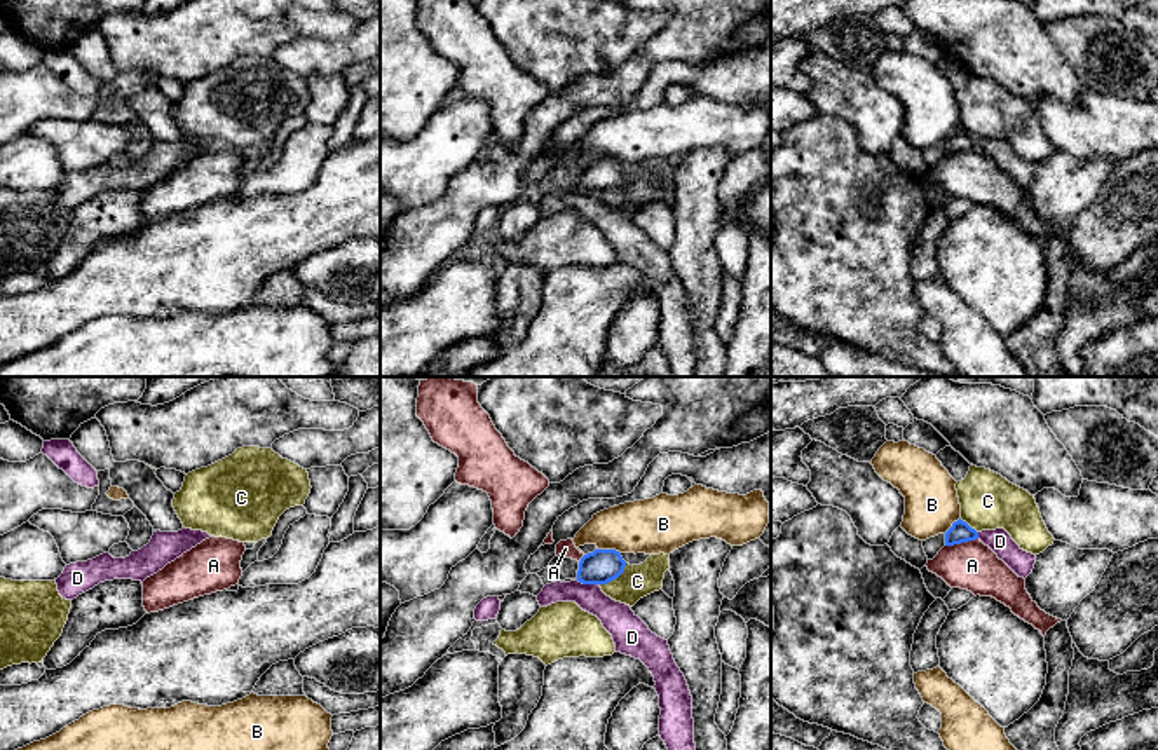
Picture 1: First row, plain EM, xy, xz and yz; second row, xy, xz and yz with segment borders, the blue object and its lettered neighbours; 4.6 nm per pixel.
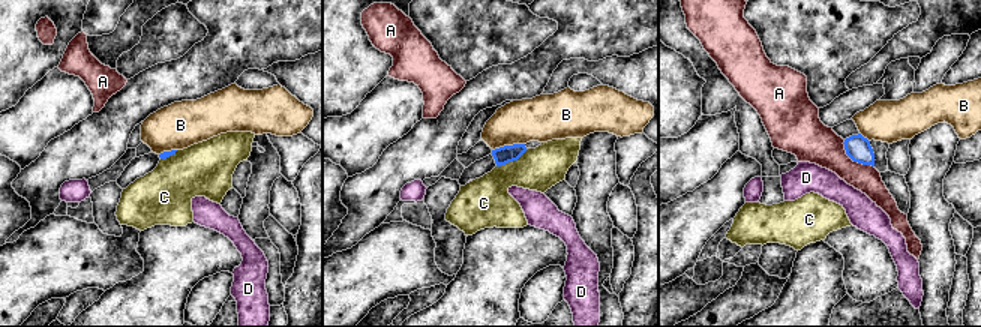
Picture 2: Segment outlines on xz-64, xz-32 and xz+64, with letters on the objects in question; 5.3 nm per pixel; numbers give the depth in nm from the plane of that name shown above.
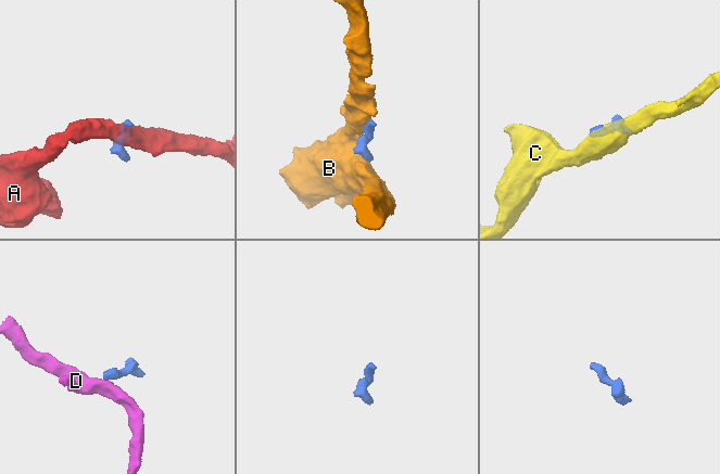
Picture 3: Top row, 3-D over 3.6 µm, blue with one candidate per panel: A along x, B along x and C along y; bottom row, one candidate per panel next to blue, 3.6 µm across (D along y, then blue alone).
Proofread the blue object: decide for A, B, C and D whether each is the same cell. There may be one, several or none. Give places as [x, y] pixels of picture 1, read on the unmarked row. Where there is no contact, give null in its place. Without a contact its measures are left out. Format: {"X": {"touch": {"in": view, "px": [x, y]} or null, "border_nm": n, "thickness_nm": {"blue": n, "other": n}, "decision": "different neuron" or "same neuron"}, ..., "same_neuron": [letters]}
{"A": {"touch": {"in": "yz", "px": [961, 150]}, "border_nm": 160, "thickness_nm": {"blue": 100, "other": 220}, "decision": "different neuron"}, "B": {"touch": {"in": "xz", "px": [609, 159]}, "border_nm": 110, "thickness_nm": {"blue": 160, "other": 260}, "decision": "different neuron"}, "C": {"touch": {"in": "xz", "px": [614, 187]}, "border_nm": 160, "thickness_nm": {"blue": 160, "other": 160}, "decision": "different neuron"}, "D": {"touch": {"in": "xz", "px": [588, 192]}, "border_nm": 110, "thickness_nm": {"blue": 160, "other": 150}, "decision": "different neuron"}, "same_neuron": []}

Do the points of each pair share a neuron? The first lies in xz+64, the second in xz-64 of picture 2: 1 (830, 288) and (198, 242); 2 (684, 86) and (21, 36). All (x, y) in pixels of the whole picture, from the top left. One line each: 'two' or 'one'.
1: one
2: one

